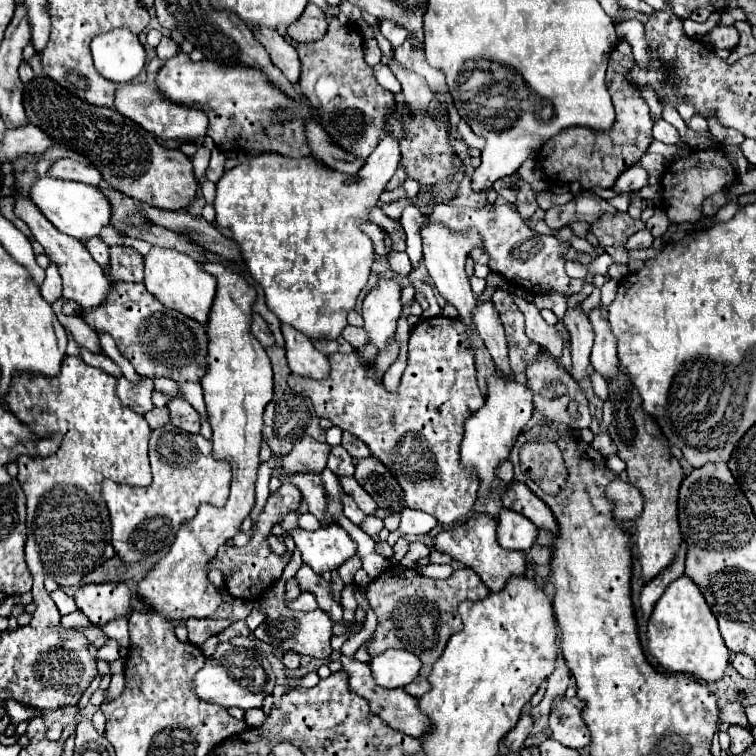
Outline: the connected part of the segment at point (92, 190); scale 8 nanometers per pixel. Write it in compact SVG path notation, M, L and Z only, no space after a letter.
M39 178L29 190L31 200L37 204L37 208L53 222L53 226L77 240L89 240L93 236L99 236L101 228L111 222L111 204L103 196L103 192L89 184L79 182L67 182L67 180L55 180L55 178Z

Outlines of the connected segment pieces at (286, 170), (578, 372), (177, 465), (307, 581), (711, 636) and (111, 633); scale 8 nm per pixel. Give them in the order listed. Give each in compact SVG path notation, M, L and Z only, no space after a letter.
M387 134L355 178L331 170L319 160L315 162L313 156L289 158L273 152L263 152L253 160L239 162L221 176L215 198L217 224L233 232L233 240L239 242L251 276L265 292L267 308L277 314L281 322L291 324L309 338L341 336L341 330L347 326L347 314L355 308L357 296L367 284L375 256L371 238L363 234L359 226L377 206L379 194L385 190L397 168L399 146L395 138Z
M577 304L575 308L569 308L563 318L565 328L571 336L571 358L573 358L573 370L571 376L581 382L587 378L587 366L589 366L589 354L593 346L593 328L589 322L589 316L583 312L583 308Z
M167 424L153 430L149 440L153 482L147 488L133 488L113 480L103 482L103 498L111 514L113 548L123 562L137 562L169 546L181 524L197 514L199 504L225 506L231 484L231 466L229 462L215 460L211 452L211 442L201 434L179 432L177 426Z
M305 564L299 568L295 578L297 578L301 590L313 592L317 596L319 608L325 610L333 618L333 622L343 622L343 608L331 598L329 582L325 581L321 575L315 574L311 568L307 568Z
M681 576L667 586L649 618L649 652L667 672L687 672L703 682L715 682L725 676L729 650L719 634L717 618L709 610L703 592L691 578Z
M113 618L109 624L105 624L105 626L101 626L101 630L109 636L109 638L113 638L113 640L117 640L123 648L129 648L129 632L127 632L127 618Z

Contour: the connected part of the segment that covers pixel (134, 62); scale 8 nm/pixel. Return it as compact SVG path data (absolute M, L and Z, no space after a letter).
M115 28L91 42L97 72L111 82L131 82L145 66L145 50L129 28Z

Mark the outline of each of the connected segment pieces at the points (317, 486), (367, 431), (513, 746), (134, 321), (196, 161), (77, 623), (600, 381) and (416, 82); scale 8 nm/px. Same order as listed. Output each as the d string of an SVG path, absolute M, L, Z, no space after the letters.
M275 468L273 474L281 480L281 482L291 482L295 484L301 494L303 494L303 500L309 504L309 512L313 516L317 516L317 520L323 524L323 526L329 526L329 516L327 516L327 500L325 500L325 494L323 494L323 482L321 482L321 476L319 474L285 474L285 470L281 468Z
M443 316L421 320L411 330L407 368L403 372L397 392L387 392L381 382L375 384L375 368L363 364L355 350L351 354L331 354L329 362L331 374L325 380L311 380L297 374L289 374L287 384L291 386L291 390L305 394L313 402L315 414L319 418L329 418L333 426L361 438L369 446L371 454L379 456L379 460L387 468L391 468L393 476L405 492L407 508L423 510L435 516L441 524L453 524L461 520L473 508L479 490L479 480L475 478L475 474L465 472L461 468L459 444L463 438L463 424L469 418L469 414L473 414L485 404L485 398L481 396L477 386L473 352L467 344L465 324L461 320L451 320Z
M523 714L517 722L517 726L505 736L505 746L511 750L511 752L519 752L523 748L523 742L527 740L527 736L531 734L531 728L533 728L533 718Z
M111 282L111 292L101 306L85 308L79 314L87 326L97 334L109 334L119 352L133 364L137 374L145 378L171 378L177 382L193 380L199 382L205 374L207 362L207 334L205 328L185 318L181 312L165 308L153 294L147 292L145 284L133 282Z
M199 146L199 148L197 148L197 154L191 158L197 180L199 180L199 178L205 174L205 170L207 170L207 164L209 164L209 154L211 154L211 152L209 152L209 148Z
M77 610L77 612L73 612L73 614L63 616L61 626L63 626L63 628L87 628L87 626L91 626L91 622L89 622L89 618L87 618L83 612Z
M591 372L589 378L595 394L603 401L607 400L609 398L609 390L604 378L597 372Z
M391 52L389 68L397 76L397 80L401 82L401 90L403 90L405 102L411 106L411 110L415 110L415 114L427 110L427 106L429 106L429 102L433 98L433 92L431 92L429 84L421 76L417 76L415 72L399 66L399 62L395 60L393 52Z

